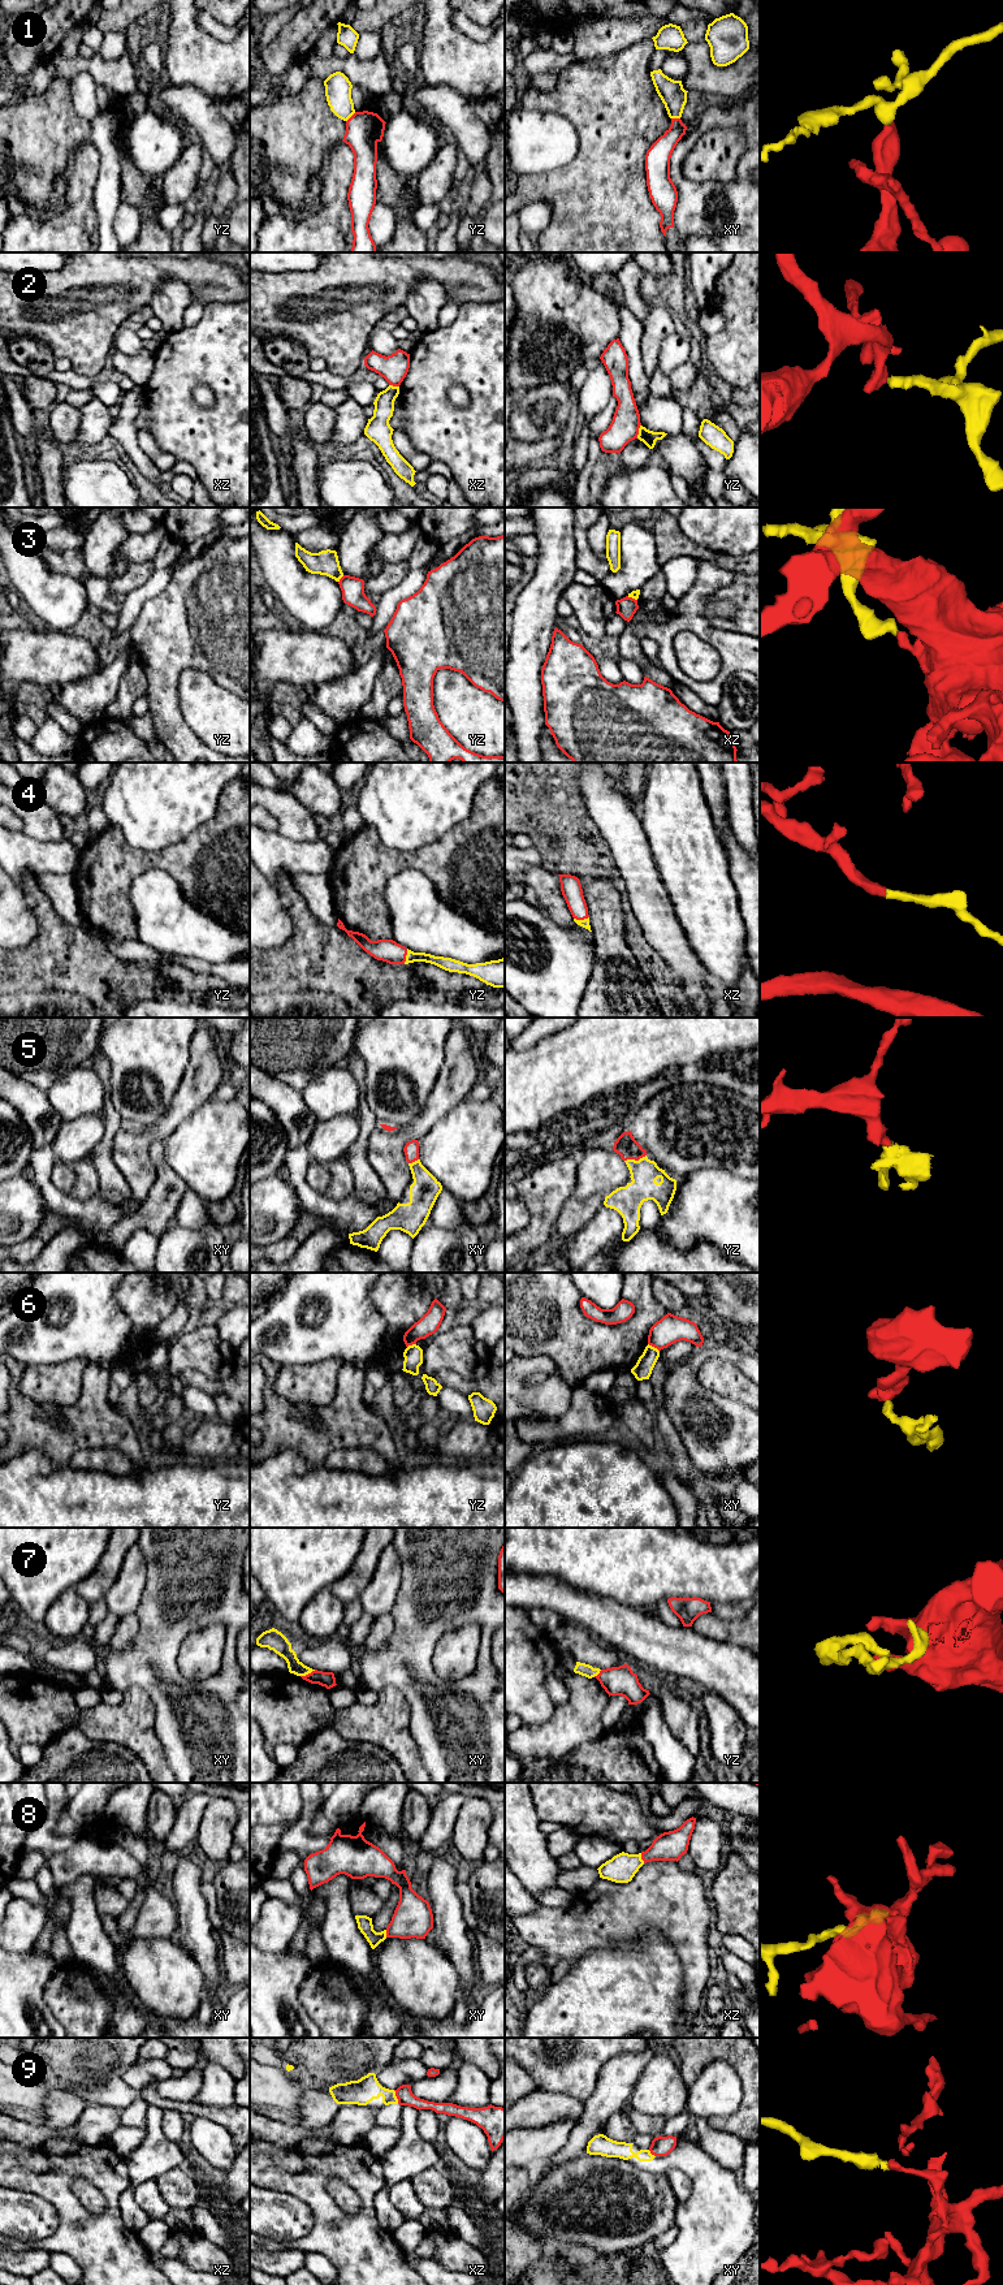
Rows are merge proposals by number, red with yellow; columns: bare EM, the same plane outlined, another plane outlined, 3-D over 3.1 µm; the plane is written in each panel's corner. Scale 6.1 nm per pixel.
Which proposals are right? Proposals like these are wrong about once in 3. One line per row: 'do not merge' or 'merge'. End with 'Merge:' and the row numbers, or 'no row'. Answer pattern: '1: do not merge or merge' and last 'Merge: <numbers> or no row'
1: do not merge
2: do not merge
3: do not merge
4: merge
5: merge
6: do not merge
7: do not merge
8: merge
9: do not merge
Merge: 4, 5, 8

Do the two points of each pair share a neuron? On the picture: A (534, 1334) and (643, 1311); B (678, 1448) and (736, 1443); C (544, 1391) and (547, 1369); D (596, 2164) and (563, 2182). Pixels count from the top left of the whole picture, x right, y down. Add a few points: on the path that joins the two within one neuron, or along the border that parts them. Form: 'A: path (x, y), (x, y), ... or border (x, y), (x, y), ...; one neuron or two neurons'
A: path (562, 1334), (618, 1334); one neuron
B: border (670, 1421), (691, 1461); two neurons
C: path (530, 1391), (521, 1386), (521, 1377), (532, 1368); one neuron
D: path (588, 2172), (578, 2182), (571, 2182); one neuron

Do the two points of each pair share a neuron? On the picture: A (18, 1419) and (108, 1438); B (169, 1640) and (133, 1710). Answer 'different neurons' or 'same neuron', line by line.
A: same neuron
B: different neurons

